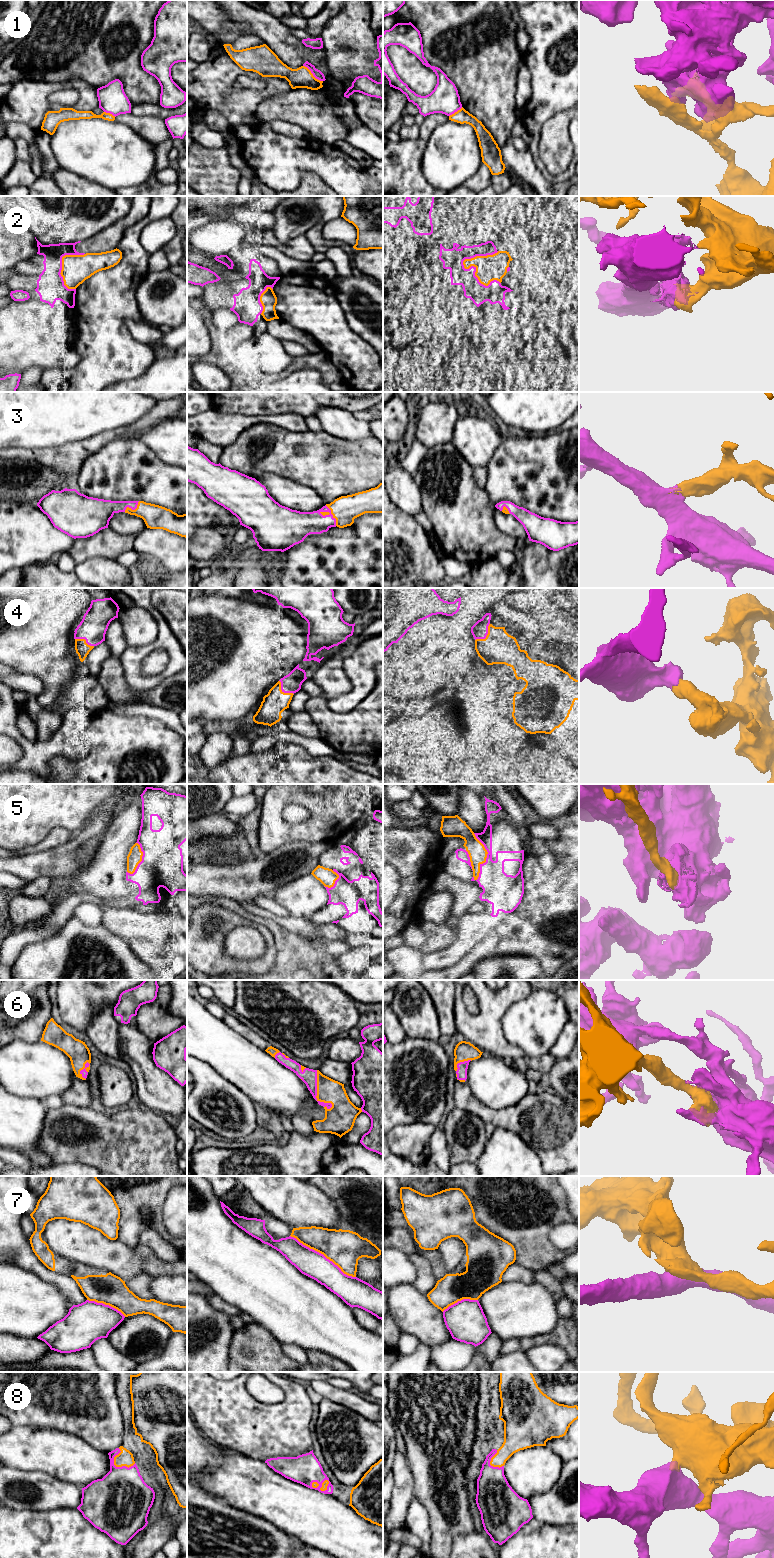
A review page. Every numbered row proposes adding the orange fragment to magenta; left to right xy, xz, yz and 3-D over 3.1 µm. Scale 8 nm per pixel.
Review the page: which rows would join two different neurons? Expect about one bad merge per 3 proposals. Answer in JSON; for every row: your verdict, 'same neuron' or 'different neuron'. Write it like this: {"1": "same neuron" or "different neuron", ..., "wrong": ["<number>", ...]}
{"1": "different neuron", "2": "different neuron", "3": "same neuron", "4": "same neuron", "5": "different neuron", "6": "same neuron", "7": "different neuron", "8": "same neuron", "wrong": ["1", "2", "5", "7"]}

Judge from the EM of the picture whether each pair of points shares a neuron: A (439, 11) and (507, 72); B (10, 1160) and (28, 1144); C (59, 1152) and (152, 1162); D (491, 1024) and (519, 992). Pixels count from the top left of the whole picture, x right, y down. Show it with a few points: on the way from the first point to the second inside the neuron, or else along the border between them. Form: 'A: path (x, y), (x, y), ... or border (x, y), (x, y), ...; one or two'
A: path (469, 11), (501, 14), (510, 27), (507, 42); one
B: border (10, 1148), (21, 1153), (27, 1159), (29, 1165); two
C: path (82, 1152), (129, 1152); one
D: path (491, 1015), (510, 996); one

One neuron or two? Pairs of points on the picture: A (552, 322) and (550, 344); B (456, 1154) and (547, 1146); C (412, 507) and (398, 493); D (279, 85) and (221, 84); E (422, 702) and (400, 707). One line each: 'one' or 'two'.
A: two
B: two
C: one
D: one
E: one

